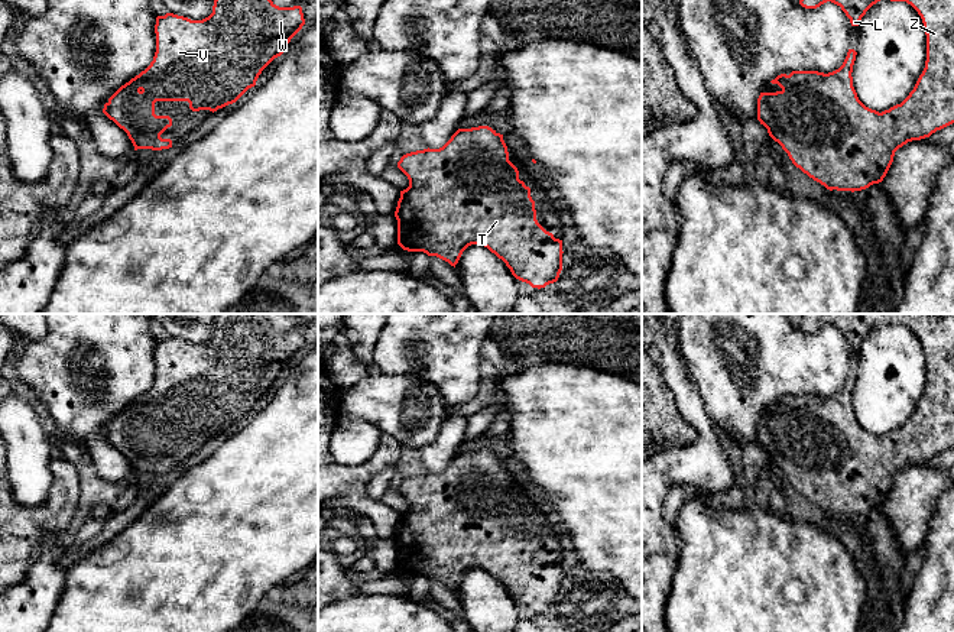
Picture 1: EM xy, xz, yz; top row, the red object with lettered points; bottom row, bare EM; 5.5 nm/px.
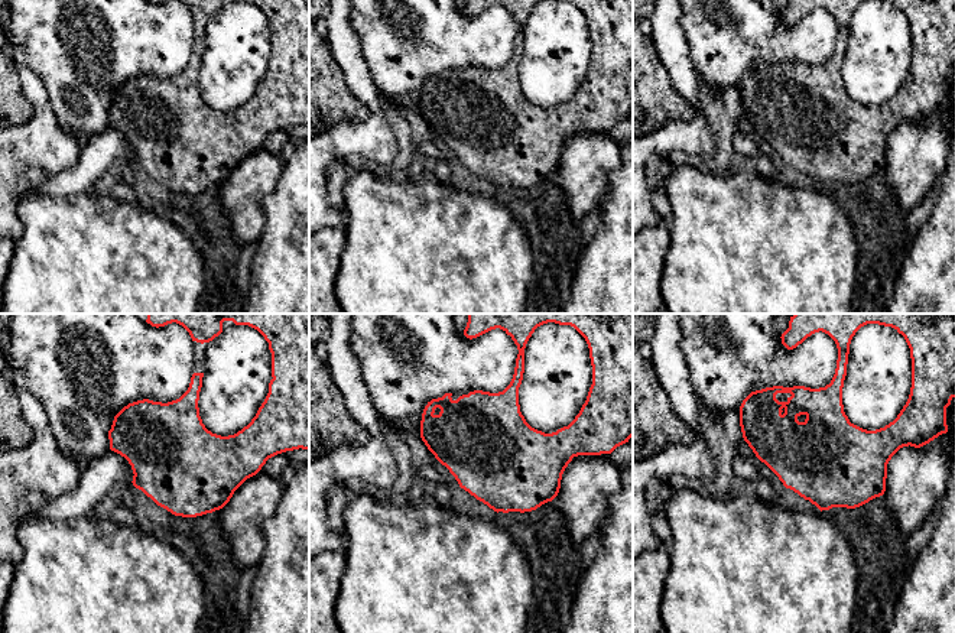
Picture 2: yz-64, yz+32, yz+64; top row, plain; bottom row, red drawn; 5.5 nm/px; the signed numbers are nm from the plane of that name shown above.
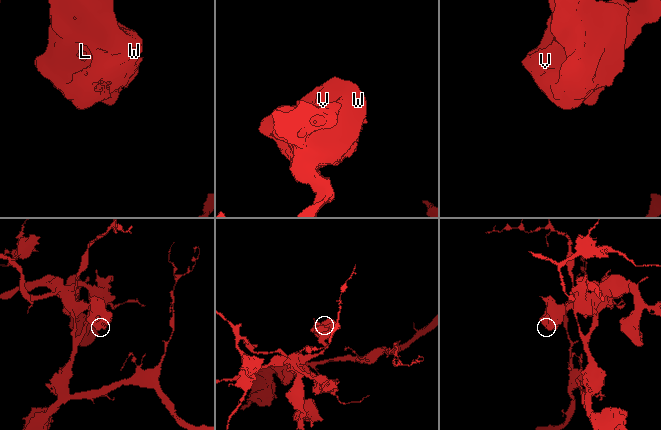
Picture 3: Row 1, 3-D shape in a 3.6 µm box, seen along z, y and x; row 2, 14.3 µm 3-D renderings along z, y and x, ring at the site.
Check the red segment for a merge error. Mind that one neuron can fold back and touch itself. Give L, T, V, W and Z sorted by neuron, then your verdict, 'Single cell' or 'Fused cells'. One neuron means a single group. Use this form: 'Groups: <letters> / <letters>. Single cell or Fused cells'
Groups: L T V W Z. Single cell

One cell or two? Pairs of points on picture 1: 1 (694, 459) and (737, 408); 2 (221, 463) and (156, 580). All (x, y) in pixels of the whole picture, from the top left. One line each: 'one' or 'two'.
1: two
2: one

